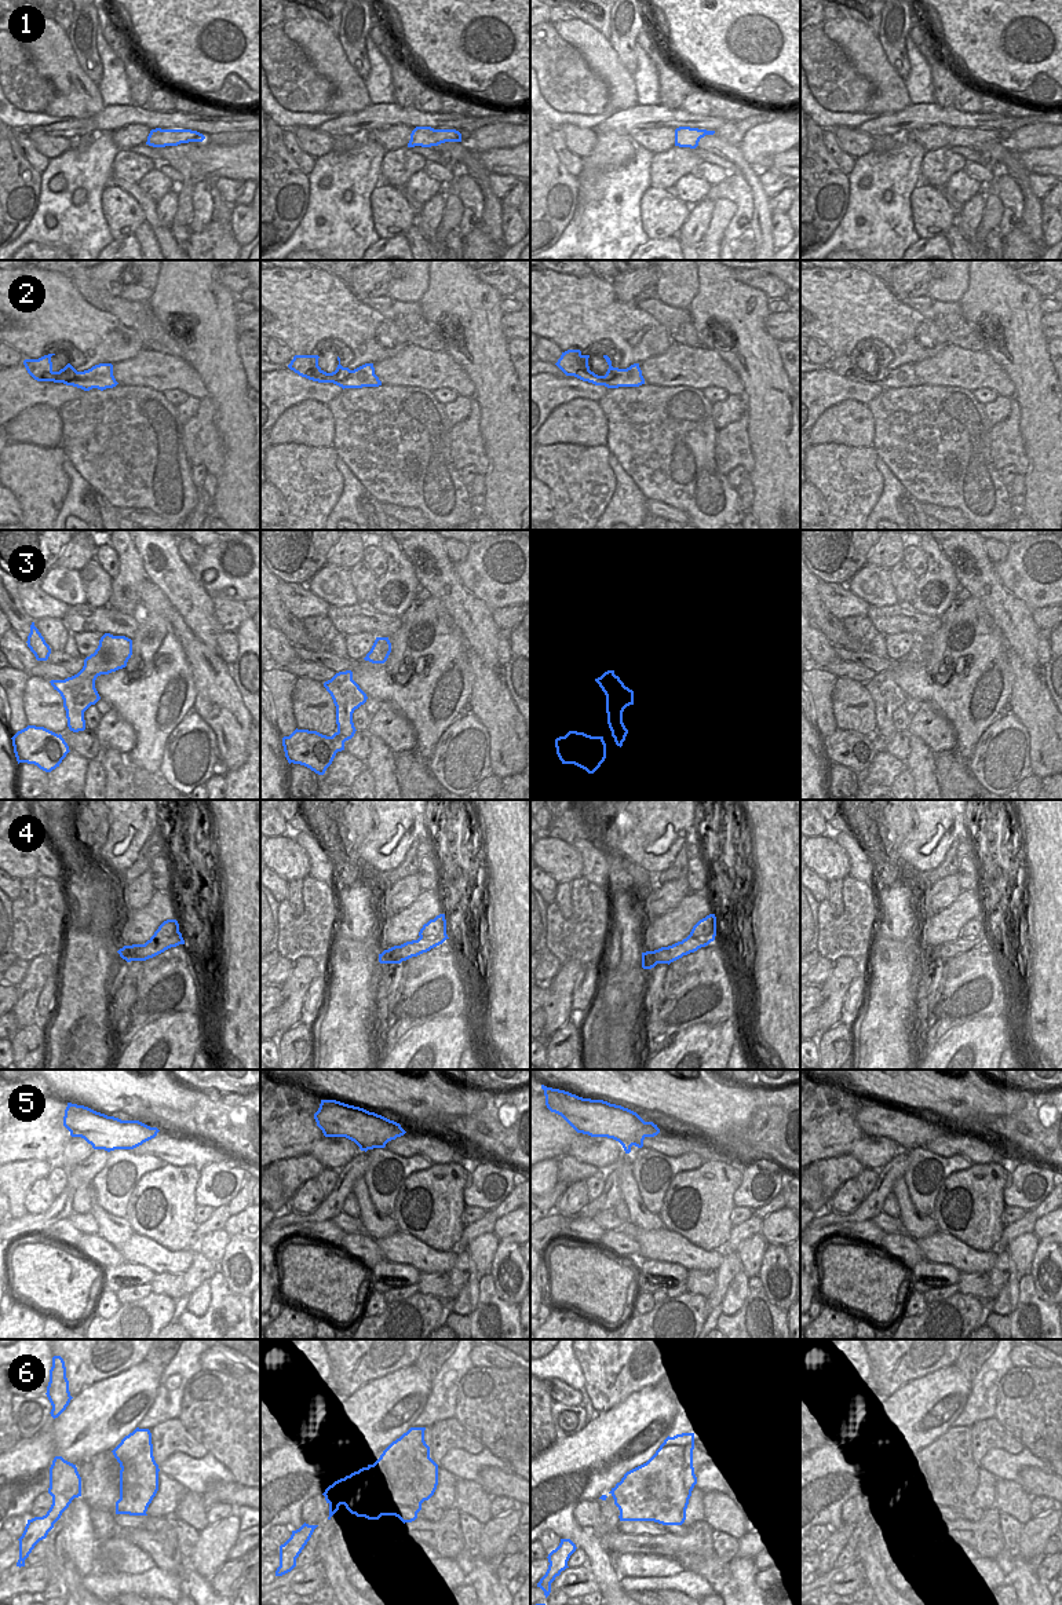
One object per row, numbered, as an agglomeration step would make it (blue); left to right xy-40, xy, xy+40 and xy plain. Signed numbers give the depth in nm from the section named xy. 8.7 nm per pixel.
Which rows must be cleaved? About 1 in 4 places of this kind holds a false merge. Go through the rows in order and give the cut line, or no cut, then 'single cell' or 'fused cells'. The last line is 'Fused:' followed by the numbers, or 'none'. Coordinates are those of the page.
1: no cut; single cell
2: no cut; single cell
3: cut in xy along (338, 731), (345, 741); fused cells
4: cut in xy-40 along (178, 931), (165, 939), (150, 940); fused cells
5: no cut; single cell
6: no cut; single cell
Fused: 3, 4

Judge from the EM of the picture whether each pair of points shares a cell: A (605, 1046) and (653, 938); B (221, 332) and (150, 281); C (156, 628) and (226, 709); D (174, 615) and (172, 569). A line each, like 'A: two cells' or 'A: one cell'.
A: two cells
B: two cells
C: two cells
D: two cells

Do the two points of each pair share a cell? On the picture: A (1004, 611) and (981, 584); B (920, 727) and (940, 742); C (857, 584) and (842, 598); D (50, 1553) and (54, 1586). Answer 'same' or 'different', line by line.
A: same
B: same
C: different
D: same

